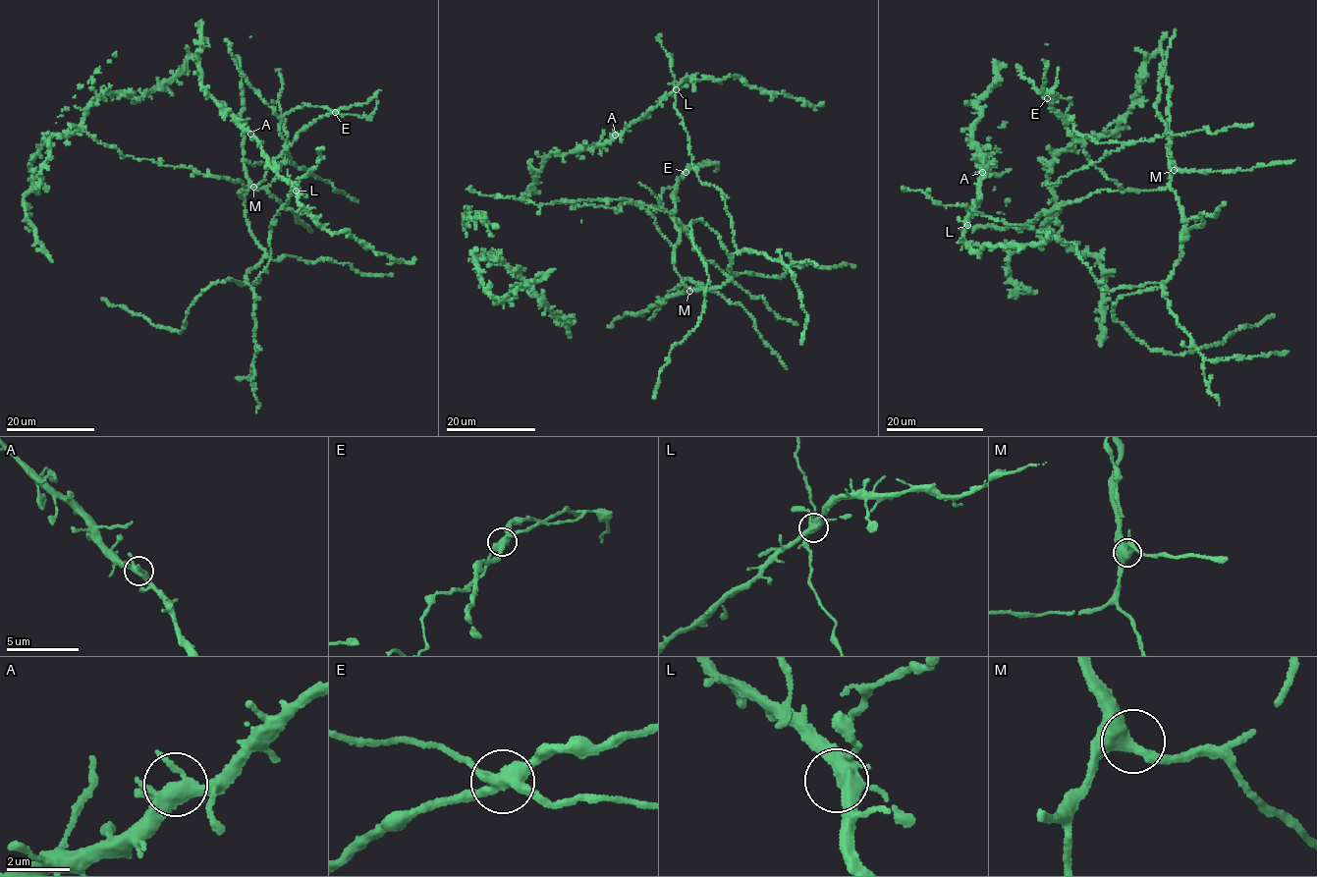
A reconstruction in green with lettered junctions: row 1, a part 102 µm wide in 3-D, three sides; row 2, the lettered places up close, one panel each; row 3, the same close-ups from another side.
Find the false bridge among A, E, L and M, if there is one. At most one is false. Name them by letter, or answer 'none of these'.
E

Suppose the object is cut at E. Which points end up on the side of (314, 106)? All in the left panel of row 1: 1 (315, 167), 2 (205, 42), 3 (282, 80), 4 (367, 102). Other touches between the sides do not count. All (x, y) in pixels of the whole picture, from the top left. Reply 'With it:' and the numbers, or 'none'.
With it: none

